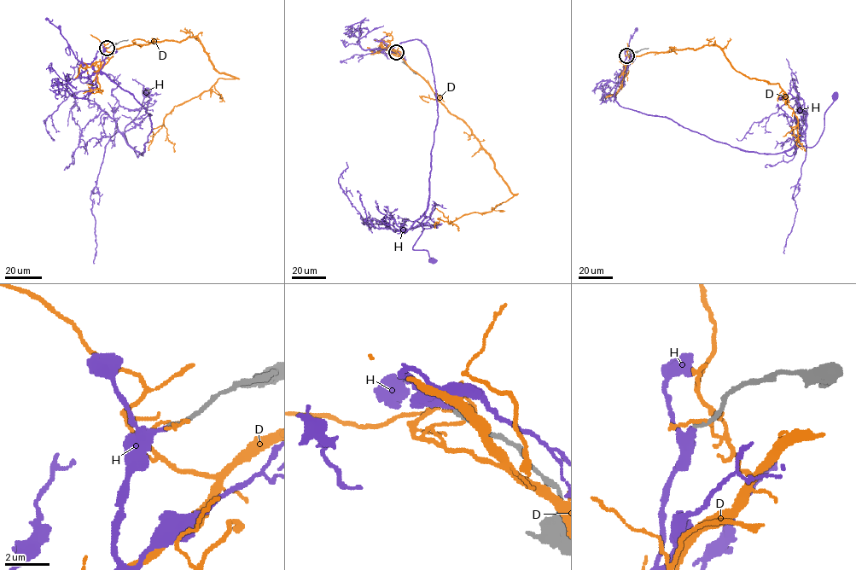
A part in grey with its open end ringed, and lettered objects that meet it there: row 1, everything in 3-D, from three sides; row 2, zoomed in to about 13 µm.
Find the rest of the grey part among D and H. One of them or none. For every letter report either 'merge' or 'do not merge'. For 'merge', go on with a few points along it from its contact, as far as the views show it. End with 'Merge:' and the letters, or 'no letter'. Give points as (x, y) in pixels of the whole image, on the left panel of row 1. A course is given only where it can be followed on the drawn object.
D: do not merge
H: merge; course (107, 48), (101, 70), (149, 114), (142, 154), (86, 91), (43, 120), (52, 138)
Merge: H

